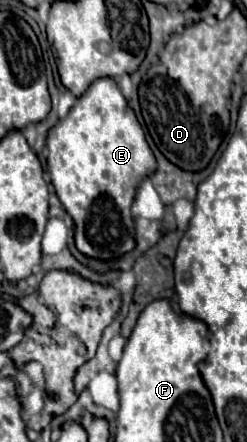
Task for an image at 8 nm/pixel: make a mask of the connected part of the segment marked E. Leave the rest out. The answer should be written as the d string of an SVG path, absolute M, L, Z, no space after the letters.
M114 79L94 81L74 109L48 131L48 171L74 221L74 245L82 255L110 261L136 247L132 201L140 181L156 171L156 159Z

